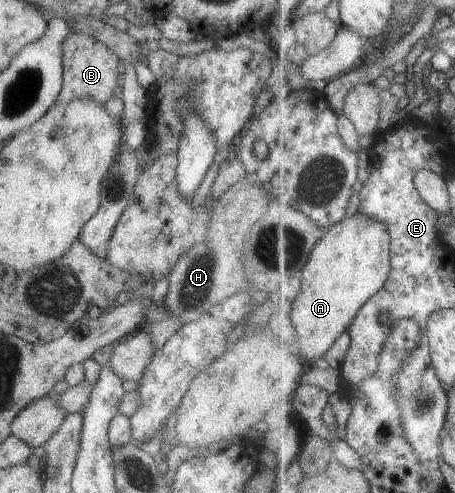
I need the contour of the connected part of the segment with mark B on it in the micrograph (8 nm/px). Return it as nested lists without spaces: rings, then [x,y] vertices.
[[[71,32],[61,40],[62,84],[61,91],[54,99],[57,104],[67,104],[77,98],[89,98],[104,105],[112,96],[111,91],[118,86],[117,72],[119,60],[101,42],[86,33]]]

